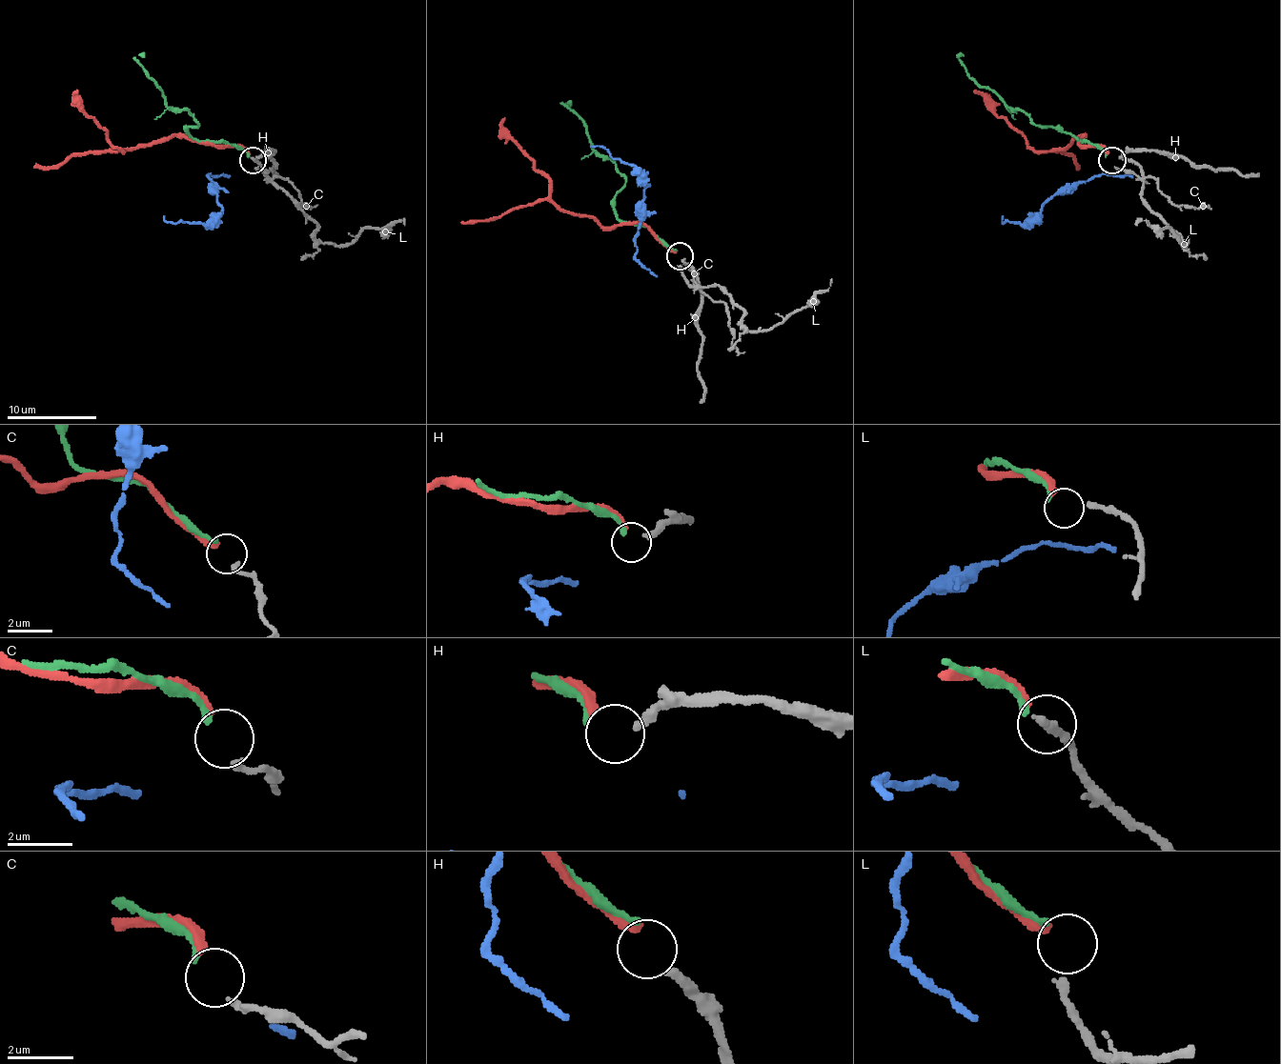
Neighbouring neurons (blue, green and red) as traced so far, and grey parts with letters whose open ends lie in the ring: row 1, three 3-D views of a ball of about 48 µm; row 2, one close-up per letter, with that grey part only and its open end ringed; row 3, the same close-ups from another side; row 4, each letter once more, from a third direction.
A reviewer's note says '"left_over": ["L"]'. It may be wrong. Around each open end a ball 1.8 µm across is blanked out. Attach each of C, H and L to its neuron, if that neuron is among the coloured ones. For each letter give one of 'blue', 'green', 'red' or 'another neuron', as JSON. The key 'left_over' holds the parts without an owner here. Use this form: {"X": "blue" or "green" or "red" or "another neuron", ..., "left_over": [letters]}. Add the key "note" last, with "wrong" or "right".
{"C": "green", "H": "red", "L": "another neuron", "left_over": ["L"], "note": "right"}

